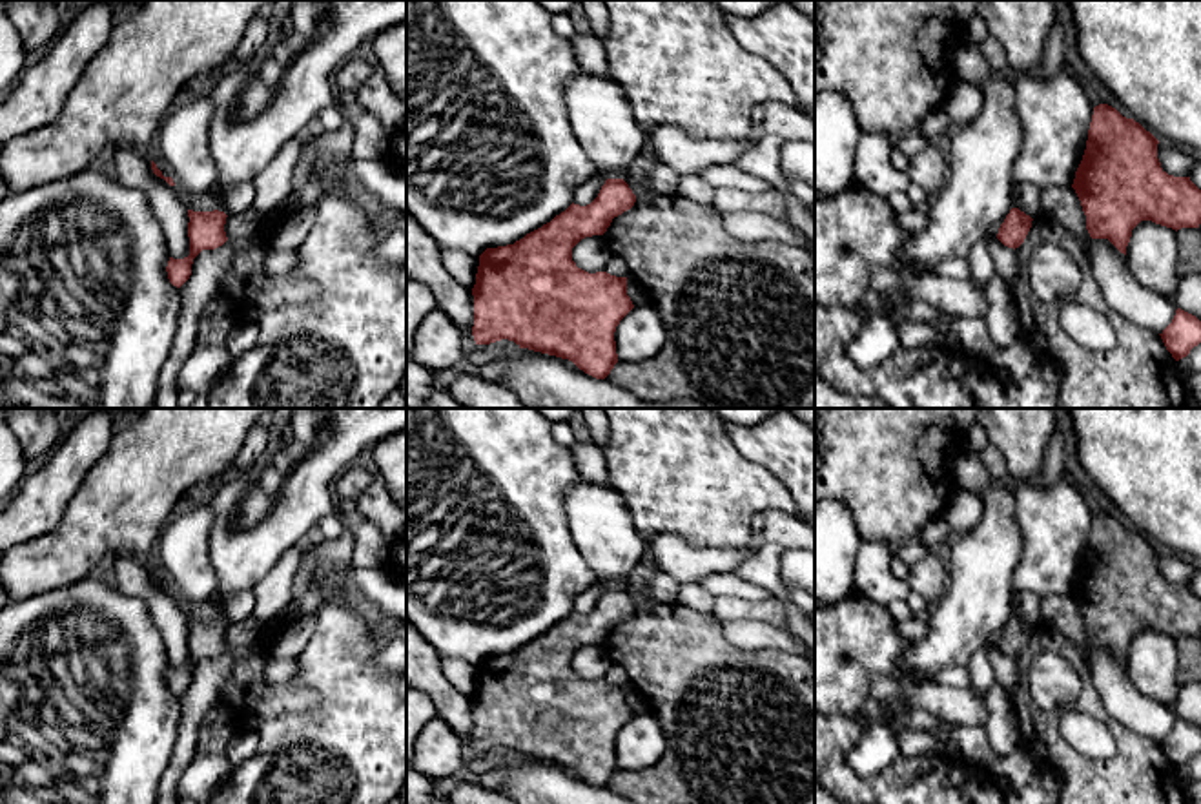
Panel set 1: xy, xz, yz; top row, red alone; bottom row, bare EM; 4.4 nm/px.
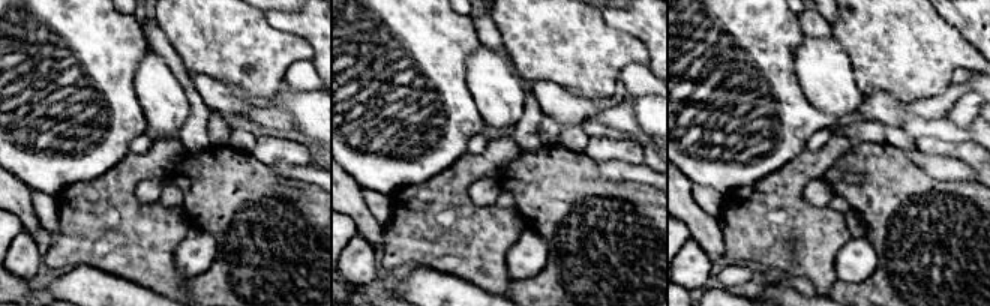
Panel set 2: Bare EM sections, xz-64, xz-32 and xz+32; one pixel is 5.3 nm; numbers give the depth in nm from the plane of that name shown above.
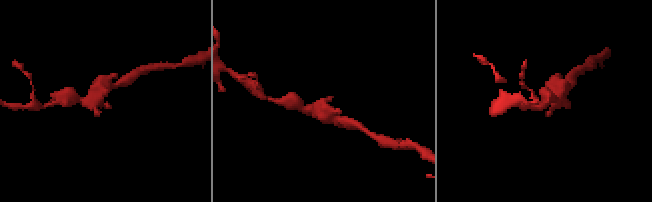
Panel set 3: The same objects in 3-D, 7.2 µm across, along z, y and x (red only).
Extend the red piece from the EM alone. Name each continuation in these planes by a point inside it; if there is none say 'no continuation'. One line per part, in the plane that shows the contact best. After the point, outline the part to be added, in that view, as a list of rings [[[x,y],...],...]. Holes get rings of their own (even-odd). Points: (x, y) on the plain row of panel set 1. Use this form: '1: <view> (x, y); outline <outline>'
no continuation

